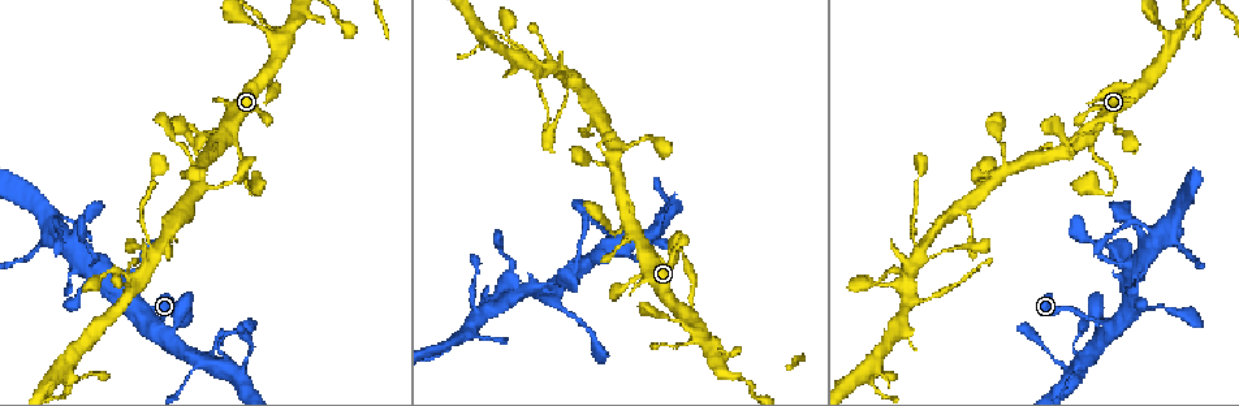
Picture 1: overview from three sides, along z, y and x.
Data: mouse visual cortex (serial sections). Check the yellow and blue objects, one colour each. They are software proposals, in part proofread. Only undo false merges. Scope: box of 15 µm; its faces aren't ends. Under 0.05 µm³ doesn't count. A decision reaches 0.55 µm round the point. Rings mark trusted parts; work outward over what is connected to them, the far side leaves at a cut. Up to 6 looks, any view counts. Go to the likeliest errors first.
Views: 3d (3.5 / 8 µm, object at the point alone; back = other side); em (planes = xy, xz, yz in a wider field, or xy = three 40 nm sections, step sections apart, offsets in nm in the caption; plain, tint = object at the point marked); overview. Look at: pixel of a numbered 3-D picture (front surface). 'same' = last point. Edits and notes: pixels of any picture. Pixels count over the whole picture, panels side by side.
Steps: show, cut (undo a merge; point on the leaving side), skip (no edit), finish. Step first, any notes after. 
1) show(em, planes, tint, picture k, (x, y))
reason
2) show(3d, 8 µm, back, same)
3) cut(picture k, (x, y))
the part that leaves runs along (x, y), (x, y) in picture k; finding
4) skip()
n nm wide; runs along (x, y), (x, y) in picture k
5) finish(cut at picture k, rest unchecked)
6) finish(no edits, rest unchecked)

show(3d, 3.5 µm, picture 1, (79, 288))
a narrow waist

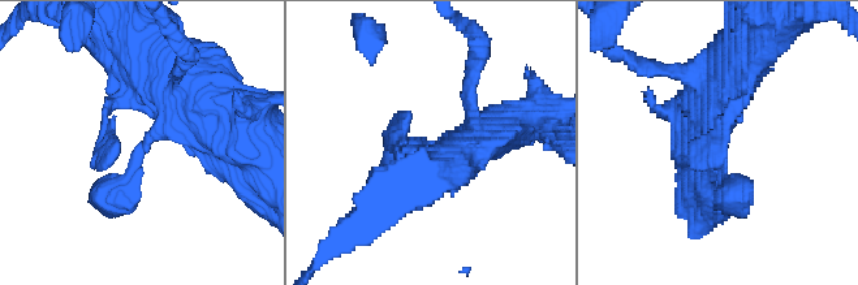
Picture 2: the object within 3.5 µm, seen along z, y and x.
show(em, xy, step 1, tint, picture 2, (434, 142))
arms of 350, 450 nm

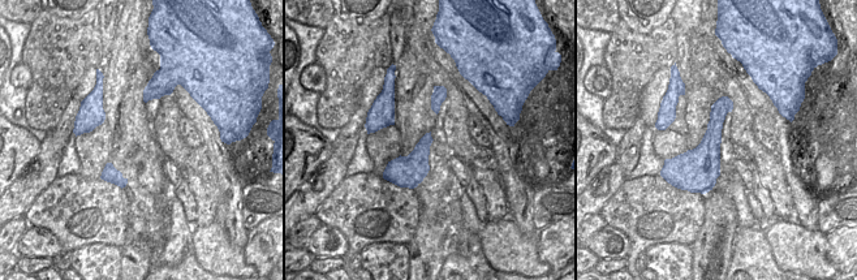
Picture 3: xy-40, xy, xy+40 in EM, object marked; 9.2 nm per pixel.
skip()
runs along (201, 95), (93, 203) in picture 2; all the same cell

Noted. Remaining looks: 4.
show(3d, 3.5 µm, picture 1, (1149, 229))
four or more arms meet

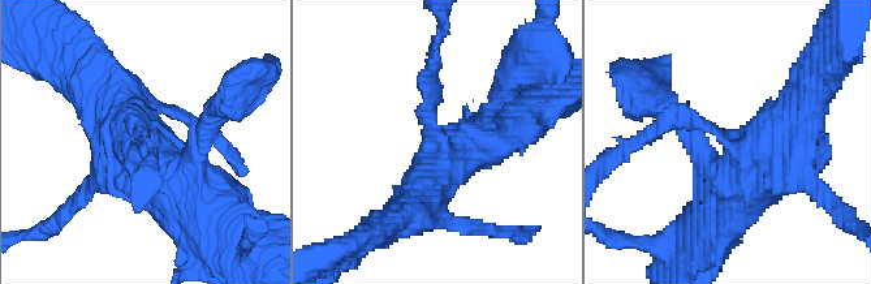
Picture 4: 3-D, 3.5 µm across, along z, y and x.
show(em, planes, tint, picture 4, (726, 140))
now the EM

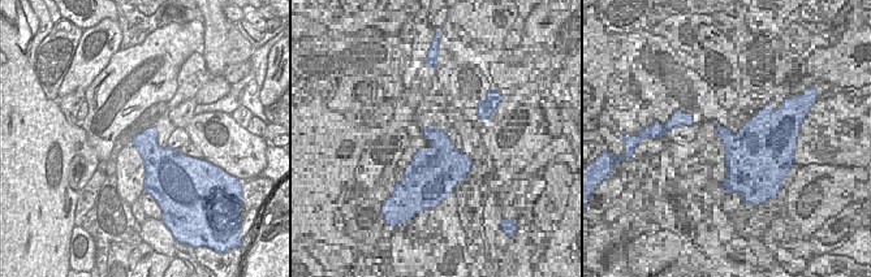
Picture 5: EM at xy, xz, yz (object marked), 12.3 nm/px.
skip()
300 nm wide; runs along (185, 199), (86, 74) in picture 4; one cell here

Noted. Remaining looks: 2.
show(3d, 3.5 µm, picture 1, (595, 338))
sudden change in width

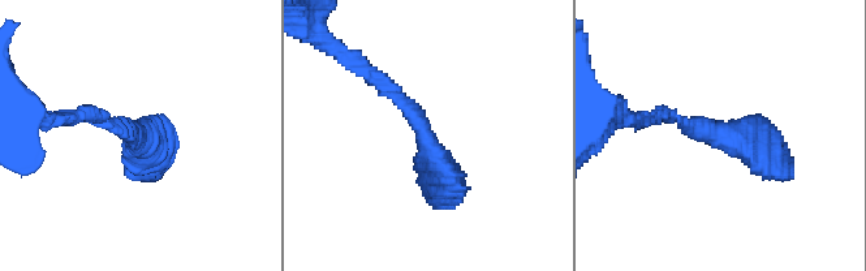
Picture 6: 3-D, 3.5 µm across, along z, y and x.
show(em, xy, step 5, tint, picture 6, (426, 132))
arms of 200, 400 nm; need the tissue

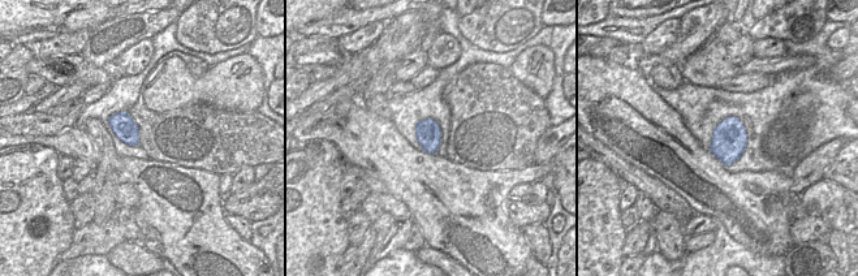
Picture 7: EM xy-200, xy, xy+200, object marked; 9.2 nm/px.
skip()
runs along (373, 74), (421, 124), (446, 205) in picture 6; one cell here

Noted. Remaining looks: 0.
finish(no edits, rest unchecked)

